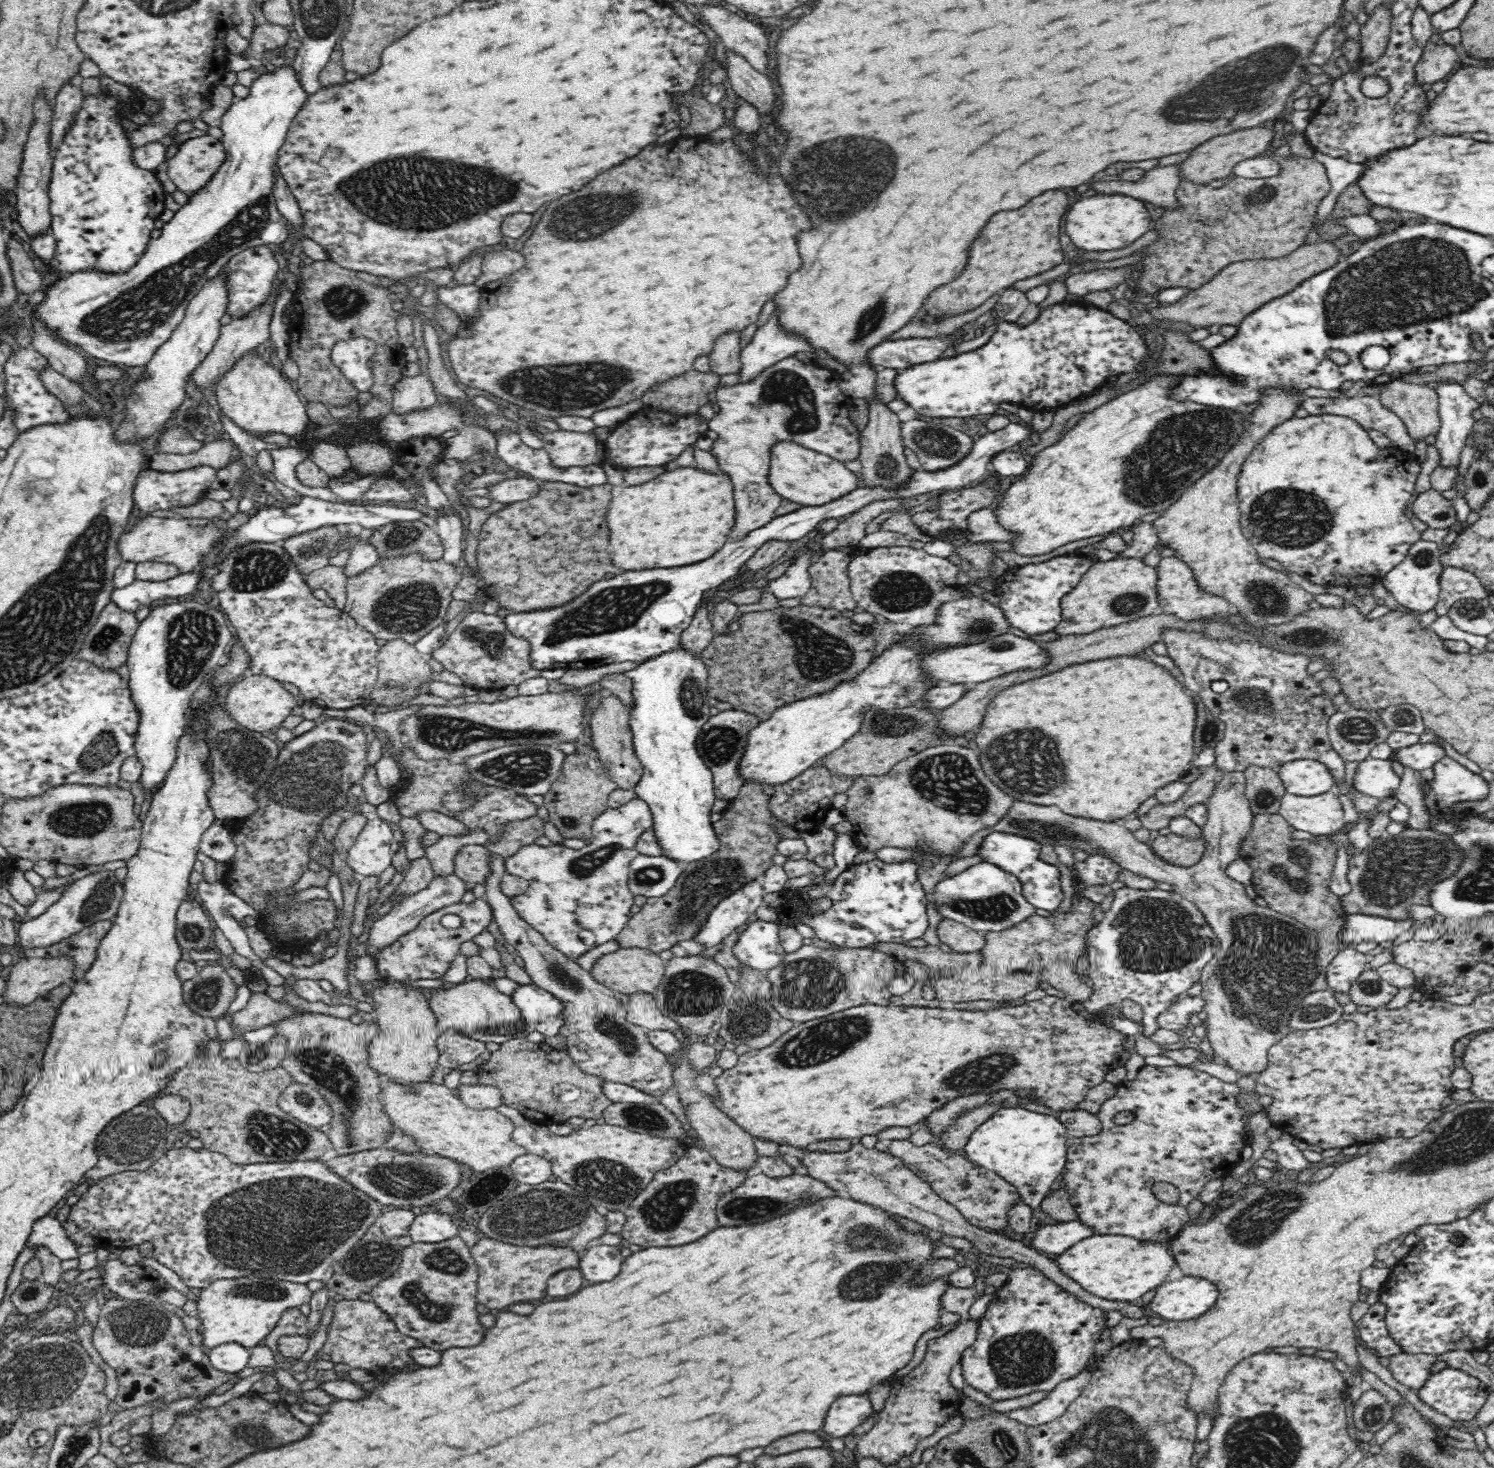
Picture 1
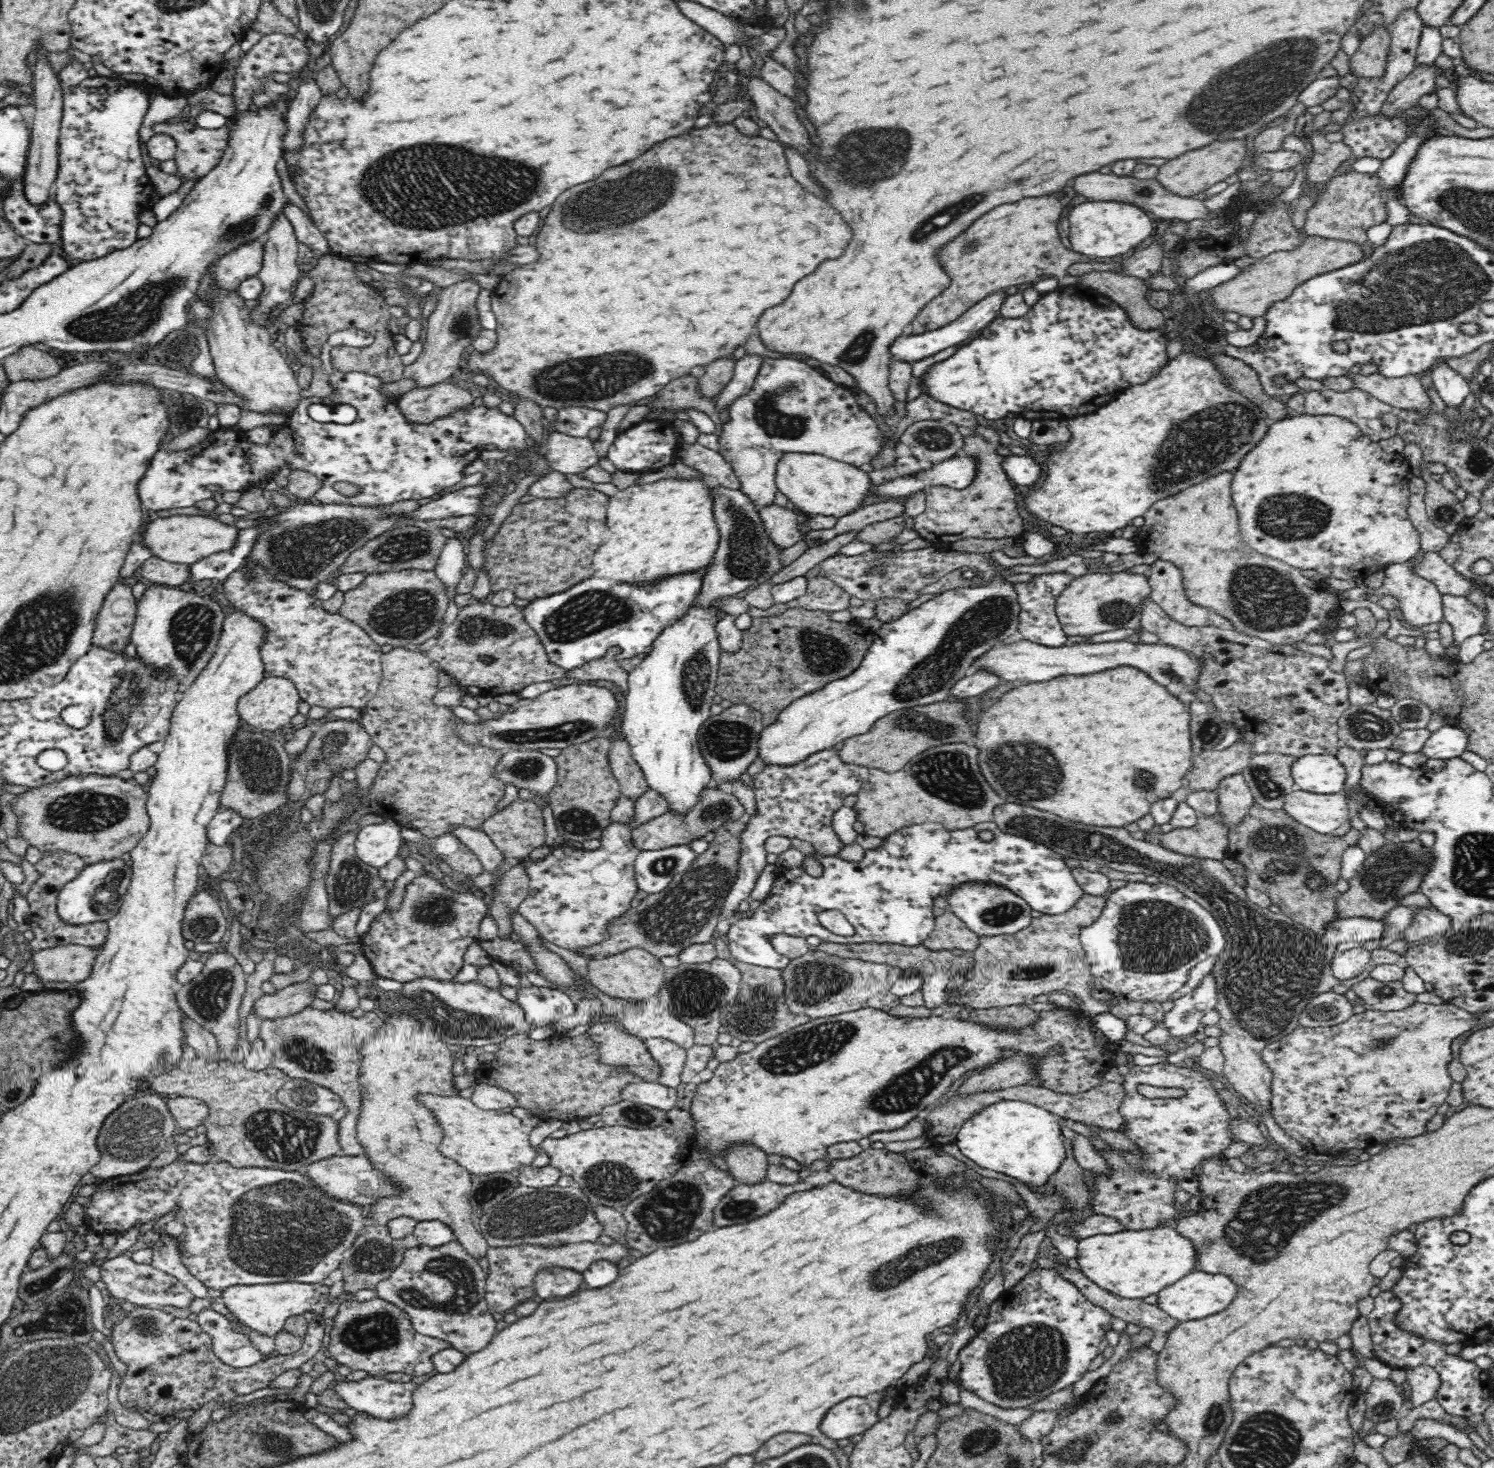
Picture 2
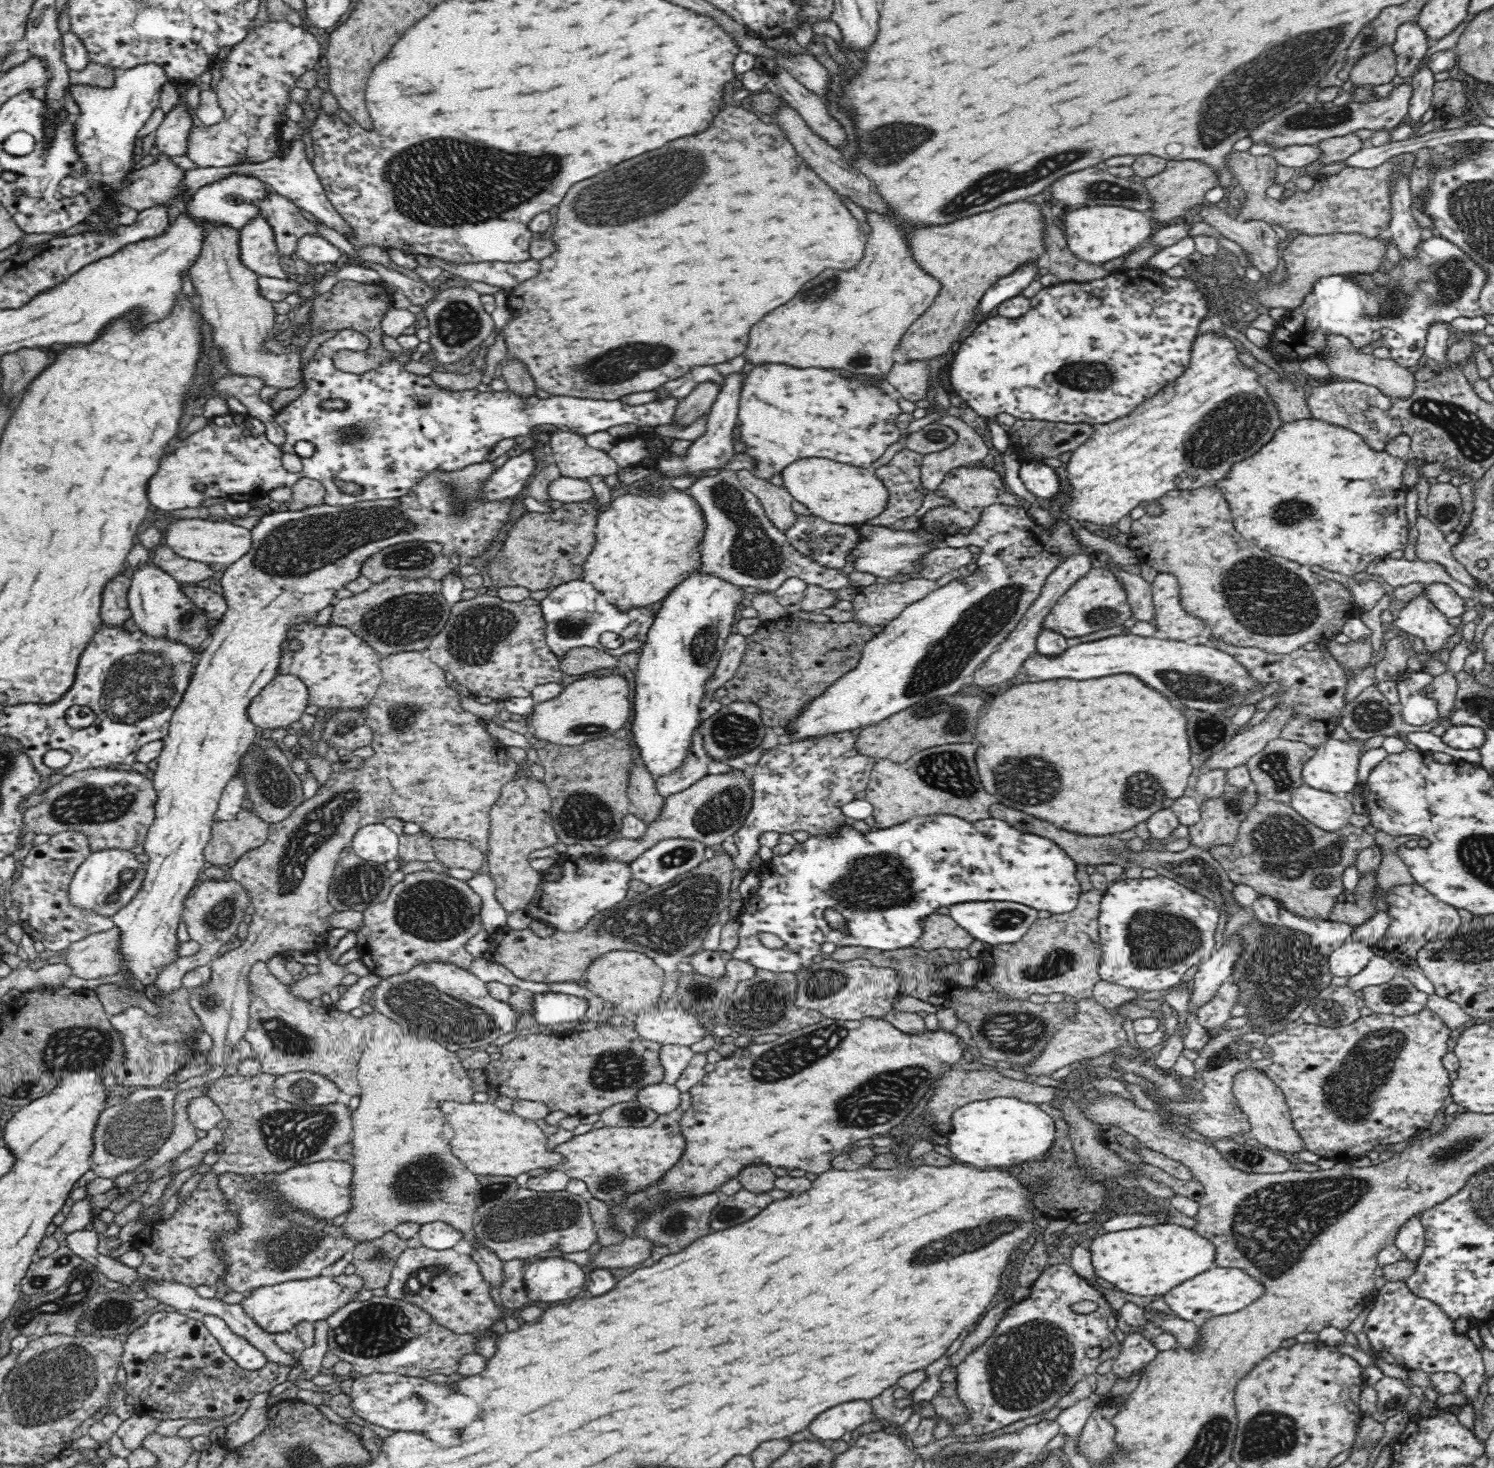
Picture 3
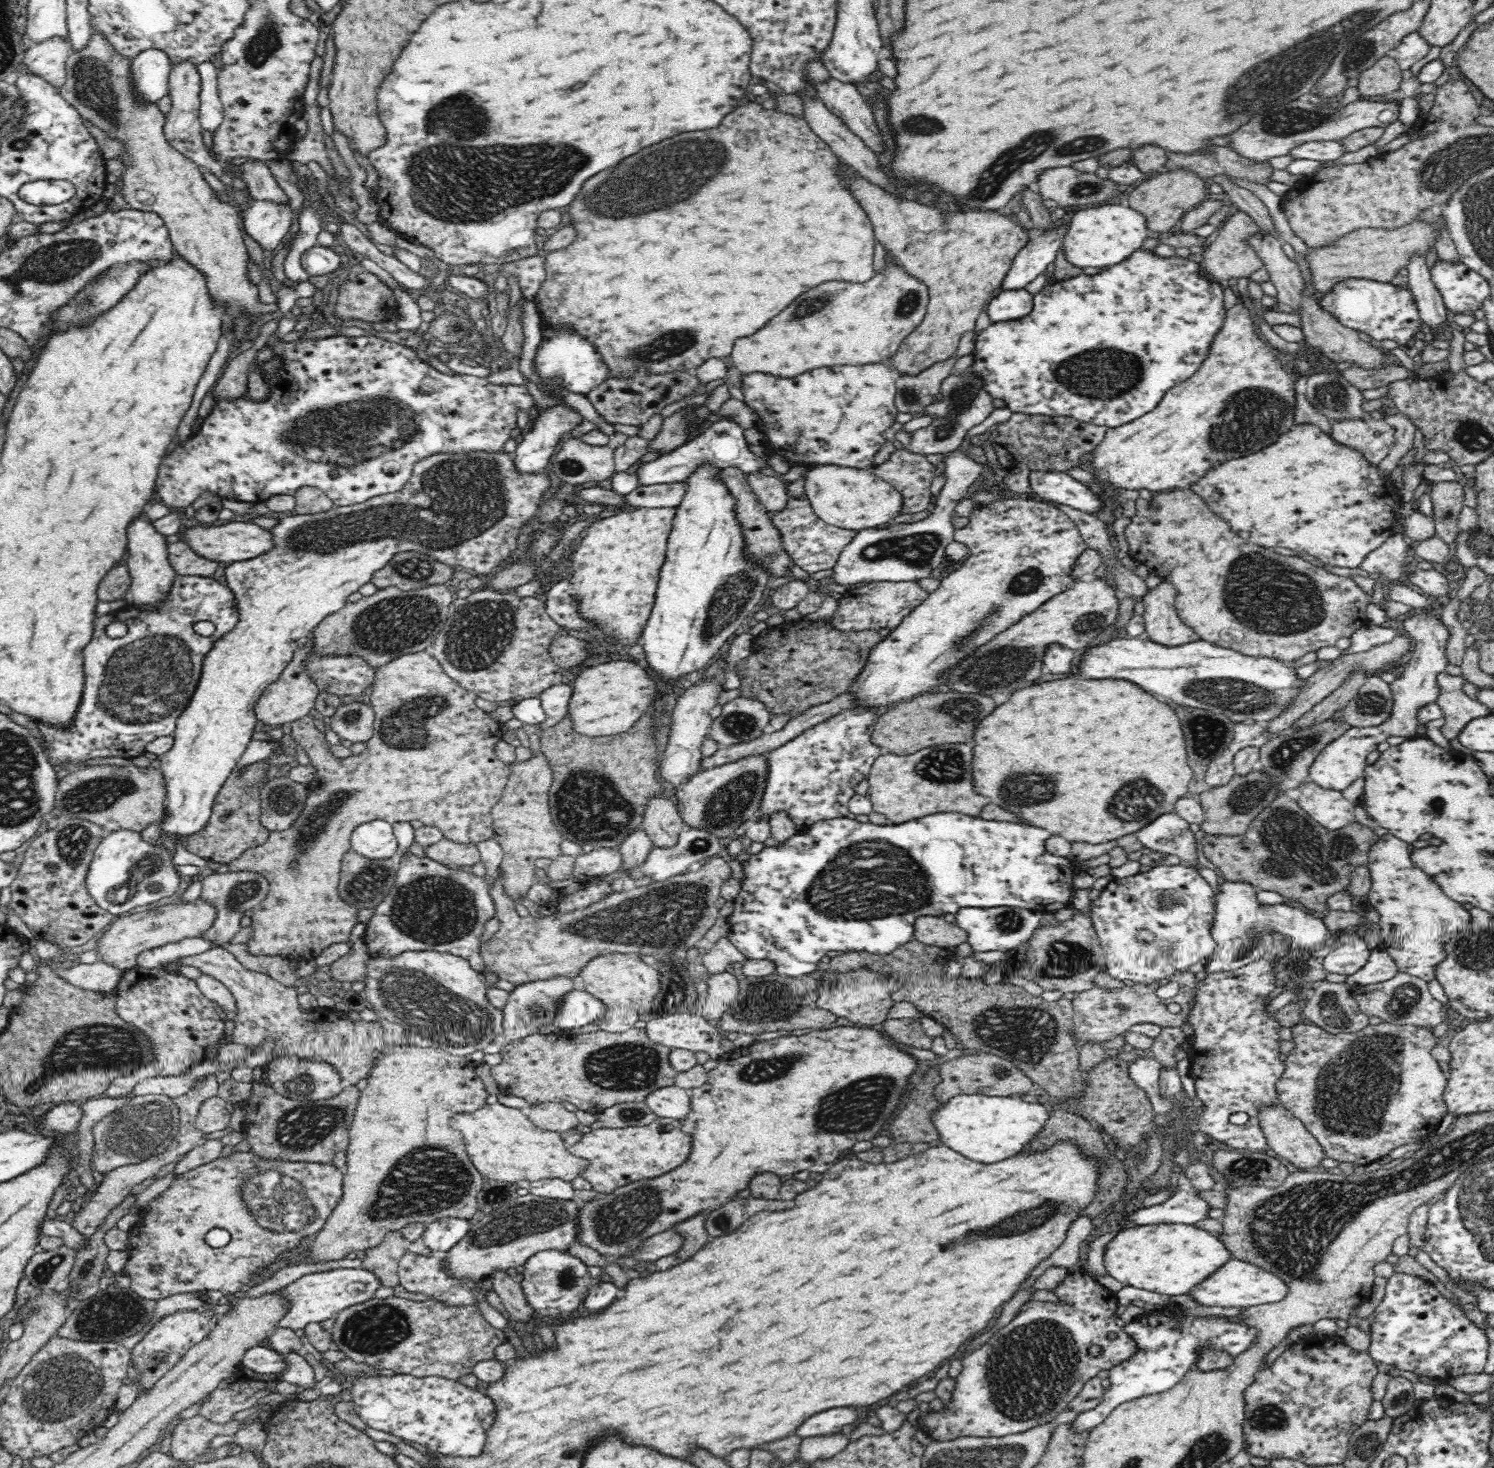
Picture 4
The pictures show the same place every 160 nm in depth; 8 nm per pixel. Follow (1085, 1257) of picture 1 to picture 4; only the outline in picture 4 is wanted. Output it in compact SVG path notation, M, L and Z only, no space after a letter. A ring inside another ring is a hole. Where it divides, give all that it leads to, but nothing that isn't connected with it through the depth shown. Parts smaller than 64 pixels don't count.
M1155 1224L1120 1230L1104 1248L1106 1274L1126 1286L1158 1294L1189 1294L1198 1282L1216 1272L1230 1253L1209 1231L1189 1224Z

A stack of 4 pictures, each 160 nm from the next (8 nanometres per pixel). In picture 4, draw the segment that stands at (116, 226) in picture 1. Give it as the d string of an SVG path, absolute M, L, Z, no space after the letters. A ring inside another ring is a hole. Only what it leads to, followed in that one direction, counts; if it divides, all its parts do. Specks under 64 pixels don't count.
M150 49L131 61L129 85L140 105L157 103L169 92L169 72L172 64L161 50ZM35 180L22 184L18 190L21 200L37 207L62 204L76 195L76 187L70 181Z

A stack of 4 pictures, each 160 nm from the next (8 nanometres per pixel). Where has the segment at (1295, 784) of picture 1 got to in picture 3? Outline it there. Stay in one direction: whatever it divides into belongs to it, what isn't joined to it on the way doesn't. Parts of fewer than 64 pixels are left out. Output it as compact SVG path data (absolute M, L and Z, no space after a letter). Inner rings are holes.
M1331 738L1304 762L1302 781L1304 784L1331 792L1345 794L1358 784L1358 760L1363 741L1350 739L1342 742Z

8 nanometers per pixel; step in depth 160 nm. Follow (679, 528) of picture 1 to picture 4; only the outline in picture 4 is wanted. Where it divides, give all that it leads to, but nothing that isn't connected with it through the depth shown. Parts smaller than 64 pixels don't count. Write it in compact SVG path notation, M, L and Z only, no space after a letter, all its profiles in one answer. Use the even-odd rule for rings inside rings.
M677 506L630 507L593 522L582 533L580 546L571 556L574 574L570 581L579 594L579 612L591 618L606 636L618 640L616 644L604 642L605 648L625 650L642 634L655 602L676 511Z

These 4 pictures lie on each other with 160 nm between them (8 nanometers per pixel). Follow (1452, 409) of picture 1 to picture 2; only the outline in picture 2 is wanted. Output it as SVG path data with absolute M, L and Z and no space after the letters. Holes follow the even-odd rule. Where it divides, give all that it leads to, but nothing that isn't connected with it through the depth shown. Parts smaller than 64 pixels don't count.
M1440 361L1430 371L1433 386L1448 408L1462 406L1466 396L1474 390L1473 386L1466 382L1458 372L1450 369L1445 361Z

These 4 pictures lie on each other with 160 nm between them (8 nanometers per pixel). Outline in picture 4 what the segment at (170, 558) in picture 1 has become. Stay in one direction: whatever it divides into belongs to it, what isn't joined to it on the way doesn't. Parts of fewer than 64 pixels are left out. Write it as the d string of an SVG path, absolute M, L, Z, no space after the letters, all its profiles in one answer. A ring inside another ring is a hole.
M230 520L220 526L202 525L185 528L178 535L178 540L184 542L195 554L216 562L234 563L254 558L266 553L274 546L273 535L268 529L246 521Z

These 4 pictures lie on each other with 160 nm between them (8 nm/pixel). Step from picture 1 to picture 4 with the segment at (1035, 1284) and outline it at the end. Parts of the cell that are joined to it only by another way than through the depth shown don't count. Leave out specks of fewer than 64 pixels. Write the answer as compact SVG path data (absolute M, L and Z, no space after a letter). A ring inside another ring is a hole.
M1075 1271L1068 1272L1065 1278L1054 1288L1052 1291L1060 1300L1065 1300L1071 1305L1058 1305L1058 1303L1052 1303L1049 1301L1027 1301L1020 1307L1018 1314L1011 1320L1011 1322L1004 1326L1002 1330L998 1330L994 1334L992 1340L988 1340L984 1346L980 1346L978 1350L974 1350L972 1354L964 1356L962 1358L962 1372L955 1380L955 1390L953 1392L952 1402L945 1406L944 1412L934 1413L929 1411L921 1416L920 1428L926 1429L926 1433L934 1439L934 1441L950 1441L957 1440L961 1437L1006 1437L1012 1434L1019 1434L1027 1432L1032 1428L1039 1425L1047 1424L1050 1420L1054 1420L1058 1414L1062 1413L1067 1409L1068 1403L1074 1398L1078 1399L1080 1390L1083 1385L1090 1380L1090 1378L1096 1377L1098 1372L1101 1370L1110 1370L1112 1367L1126 1362L1126 1359L1132 1358L1137 1353L1138 1345L1135 1344L1135 1340L1130 1338L1130 1335L1124 1331L1120 1326L1116 1325L1116 1308L1118 1308L1118 1299L1115 1297L1115 1293L1108 1291L1106 1287L1102 1287L1096 1279L1084 1274L1084 1272ZM1108 1332L1115 1332L1117 1339L1115 1341L1109 1341L1106 1339ZM1091 1344L1098 1344L1102 1346L1103 1352L1097 1357L1090 1357L1088 1355L1088 1347Z

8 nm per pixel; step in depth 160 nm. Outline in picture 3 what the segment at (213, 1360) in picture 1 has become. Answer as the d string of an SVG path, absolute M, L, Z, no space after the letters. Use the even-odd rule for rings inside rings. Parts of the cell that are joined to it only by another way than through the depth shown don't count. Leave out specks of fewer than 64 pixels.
M204 1315L202 1323L214 1335L224 1353L234 1359L238 1366L245 1370L259 1370L269 1362L261 1350L243 1336L236 1334L222 1318Z

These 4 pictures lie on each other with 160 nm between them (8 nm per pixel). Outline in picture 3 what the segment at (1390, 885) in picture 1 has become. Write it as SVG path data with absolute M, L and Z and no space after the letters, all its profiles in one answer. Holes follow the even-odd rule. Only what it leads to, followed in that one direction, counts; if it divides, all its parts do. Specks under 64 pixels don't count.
M1377 868L1364 872L1360 876L1358 886L1352 892L1355 902L1336 902L1334 910L1330 914L1330 921L1350 924L1354 927L1361 926L1364 922L1372 919L1376 914L1377 902L1375 889L1378 882L1376 880Z

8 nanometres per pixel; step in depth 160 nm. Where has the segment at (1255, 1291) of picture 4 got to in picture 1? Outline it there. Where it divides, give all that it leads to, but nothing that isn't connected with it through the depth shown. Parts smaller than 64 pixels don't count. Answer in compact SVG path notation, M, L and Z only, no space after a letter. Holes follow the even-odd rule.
M1181 1277L1156 1288L1155 1296L1145 1305L1153 1316L1168 1321L1190 1320L1214 1306L1218 1287L1214 1283L1194 1277Z

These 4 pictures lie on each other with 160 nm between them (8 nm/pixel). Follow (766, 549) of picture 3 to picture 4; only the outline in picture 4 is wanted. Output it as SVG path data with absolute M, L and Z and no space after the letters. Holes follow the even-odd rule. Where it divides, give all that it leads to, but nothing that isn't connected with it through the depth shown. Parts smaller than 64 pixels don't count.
M728 468L720 470L718 478L727 486L728 493L736 498L736 504L734 504L734 510L732 511L734 511L736 521L742 527L742 534L745 539L744 559L748 559L750 564L758 565L760 569L764 569L768 573L768 579L792 576L791 567L796 564L793 564L790 555L784 551L784 547L782 547L782 534L774 526L767 510L750 488L744 472Z

